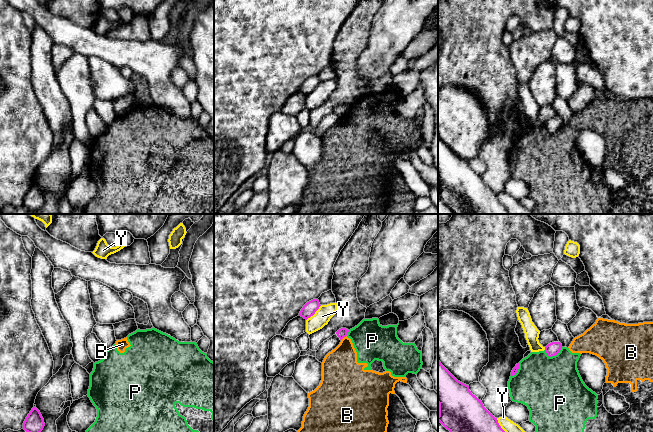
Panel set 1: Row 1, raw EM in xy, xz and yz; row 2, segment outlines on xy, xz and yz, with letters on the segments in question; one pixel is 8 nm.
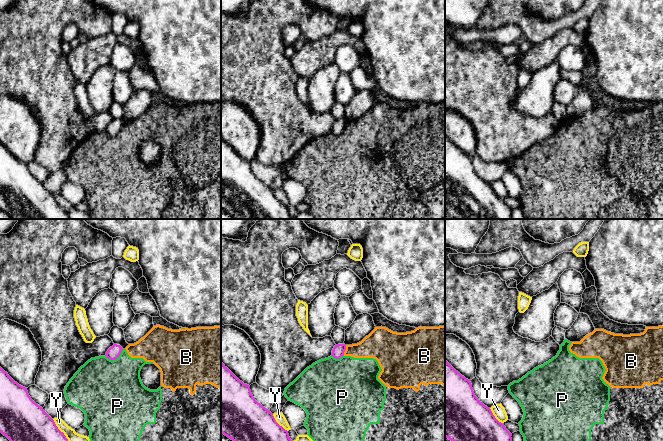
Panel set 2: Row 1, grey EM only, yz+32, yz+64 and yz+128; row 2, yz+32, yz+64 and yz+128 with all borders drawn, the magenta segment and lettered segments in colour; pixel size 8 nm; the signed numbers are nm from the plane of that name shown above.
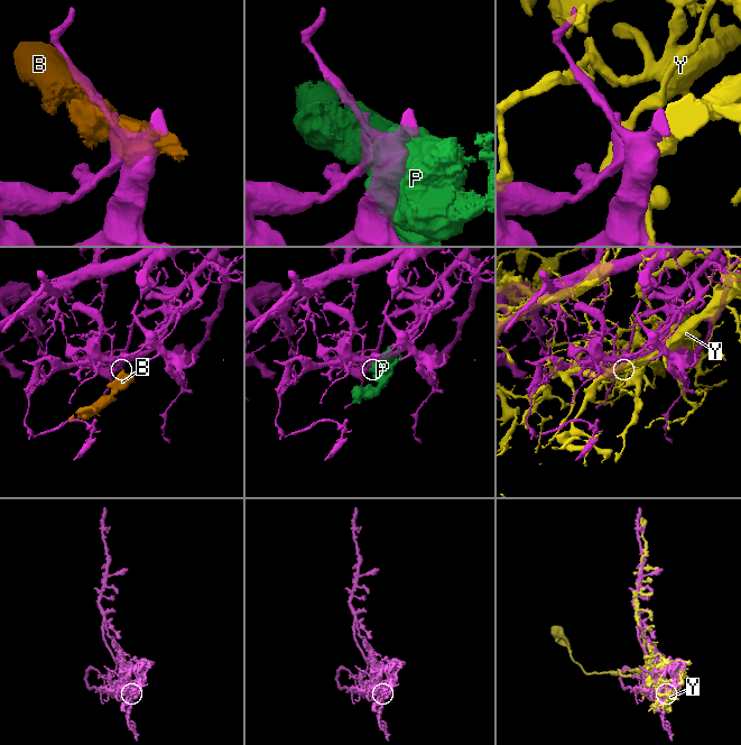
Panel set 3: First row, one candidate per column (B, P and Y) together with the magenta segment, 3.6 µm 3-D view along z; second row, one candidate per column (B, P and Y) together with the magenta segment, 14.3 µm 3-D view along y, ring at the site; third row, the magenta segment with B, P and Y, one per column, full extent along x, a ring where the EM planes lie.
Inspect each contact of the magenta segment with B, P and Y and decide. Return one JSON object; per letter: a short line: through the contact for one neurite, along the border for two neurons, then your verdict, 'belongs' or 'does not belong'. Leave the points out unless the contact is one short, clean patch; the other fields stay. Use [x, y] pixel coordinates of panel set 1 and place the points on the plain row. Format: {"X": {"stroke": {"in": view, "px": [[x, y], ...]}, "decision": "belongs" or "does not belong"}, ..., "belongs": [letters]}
{"B": {"stroke": {"in": "xz", "px": [[346, 111], [341, 116]]}, "decision": "does not belong"}, "P": {"decision": "does not belong"}, "Y": {"decision": "does not belong"}, "belongs": []}

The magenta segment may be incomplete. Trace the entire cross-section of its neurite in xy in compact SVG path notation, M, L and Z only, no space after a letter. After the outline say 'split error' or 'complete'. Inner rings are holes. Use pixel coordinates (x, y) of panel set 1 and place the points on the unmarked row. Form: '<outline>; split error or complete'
M33 183L23 199L23 205L33 211L40 209L45 202L40 187Z; complete

